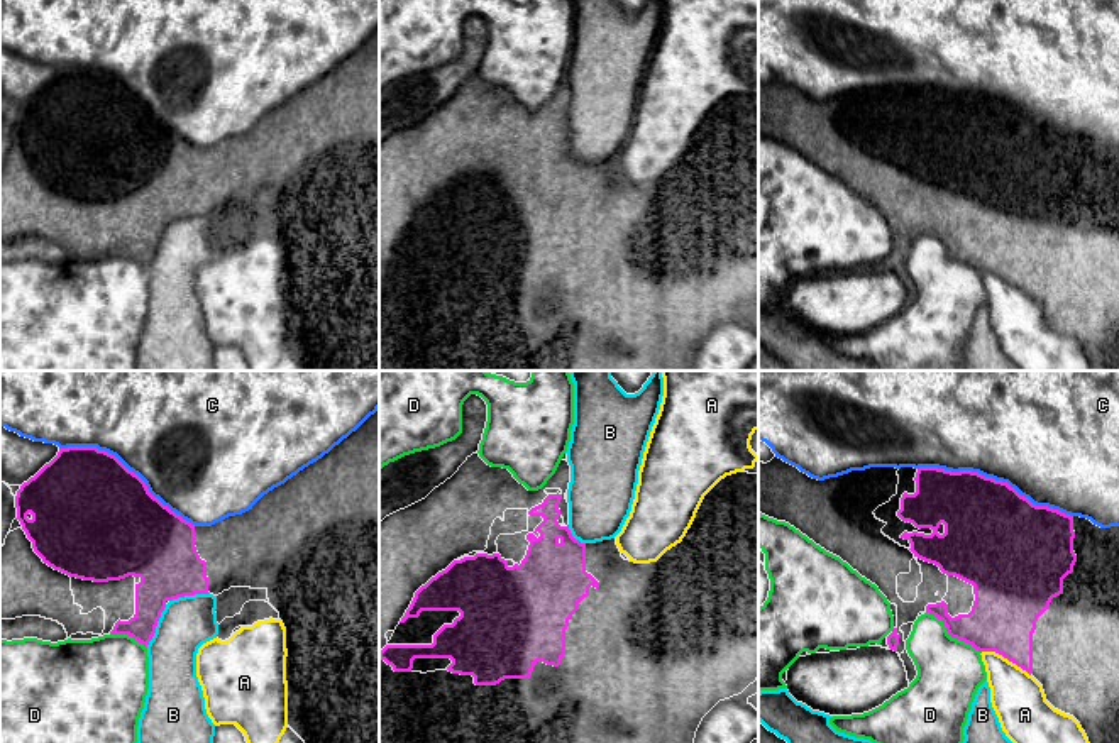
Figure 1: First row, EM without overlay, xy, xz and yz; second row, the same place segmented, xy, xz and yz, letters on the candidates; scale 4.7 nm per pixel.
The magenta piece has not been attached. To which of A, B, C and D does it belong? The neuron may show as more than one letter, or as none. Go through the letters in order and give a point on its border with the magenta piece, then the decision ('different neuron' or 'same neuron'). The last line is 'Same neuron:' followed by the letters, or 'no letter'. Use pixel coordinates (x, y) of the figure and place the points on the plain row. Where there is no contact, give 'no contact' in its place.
A: meets magenta in yz at (1006, 278); different neuron
B: meets magenta in xy at (156, 246); different neuron
C: meets magenta in yz at (994, 100); different neuron
D: meets magenta in yz at (952, 258); different neuron
Same neuron: no letter

